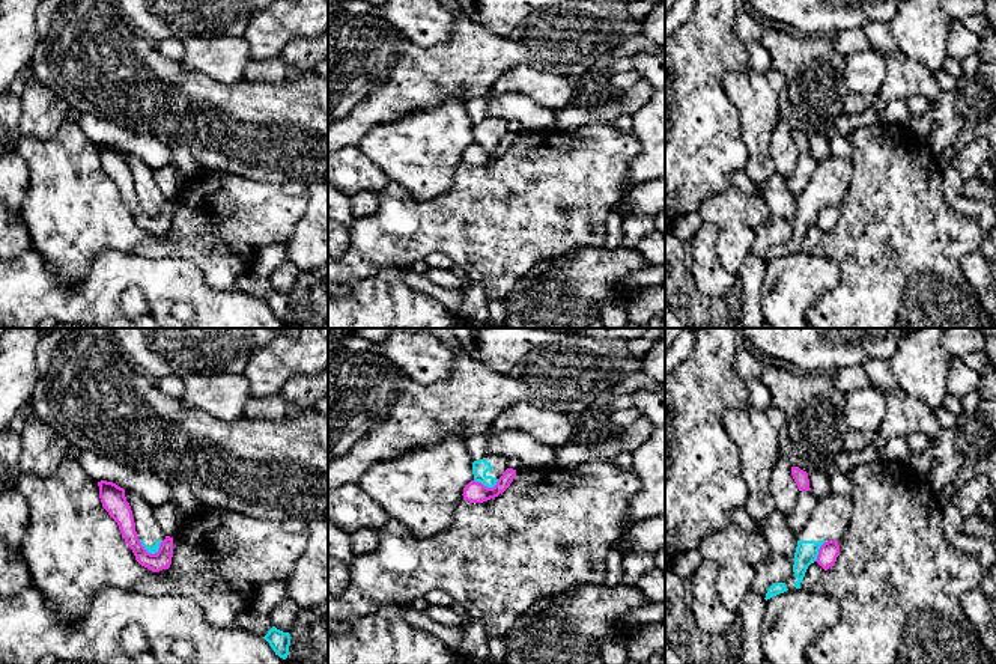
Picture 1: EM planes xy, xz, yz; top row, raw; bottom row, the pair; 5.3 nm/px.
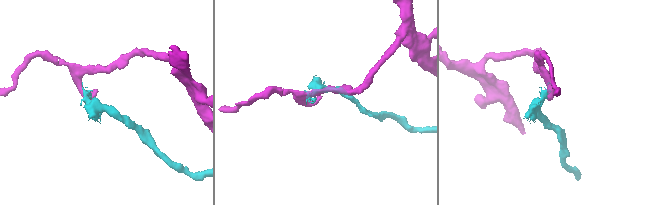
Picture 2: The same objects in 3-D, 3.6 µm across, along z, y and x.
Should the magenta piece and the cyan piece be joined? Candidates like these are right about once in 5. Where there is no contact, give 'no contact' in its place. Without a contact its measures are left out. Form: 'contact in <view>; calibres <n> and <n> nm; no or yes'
contact in xy; calibres 100 and 50 nm; no

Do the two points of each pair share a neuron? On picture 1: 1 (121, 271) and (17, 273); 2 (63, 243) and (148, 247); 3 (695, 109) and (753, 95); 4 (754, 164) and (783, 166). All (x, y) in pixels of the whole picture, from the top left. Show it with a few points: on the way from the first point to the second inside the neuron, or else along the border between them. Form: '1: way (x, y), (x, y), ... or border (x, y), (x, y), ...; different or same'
1: way (95, 294), (89, 300), (51, 300), (42, 295); same
2: border (169, 234), (164, 240), (145, 240), (133, 252); different
3: border (750, 70), (724, 79), (742, 133); different
4: border (772, 131), (771, 158), (777, 172); different

